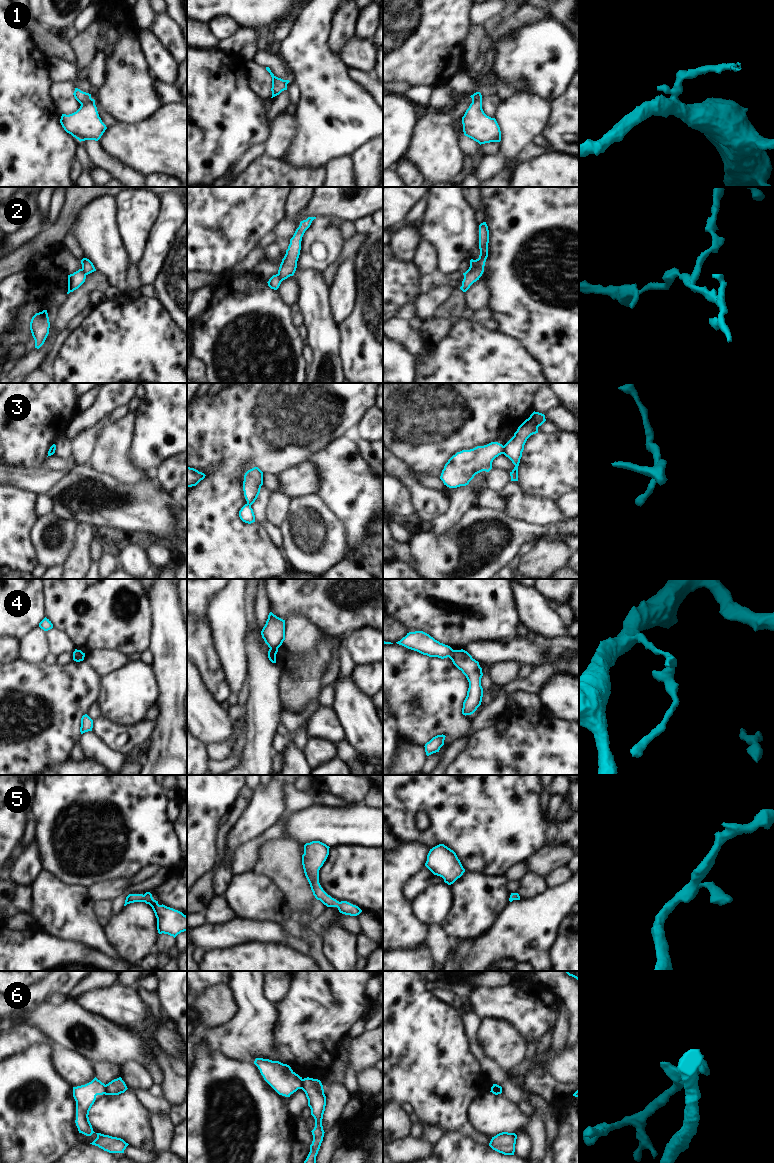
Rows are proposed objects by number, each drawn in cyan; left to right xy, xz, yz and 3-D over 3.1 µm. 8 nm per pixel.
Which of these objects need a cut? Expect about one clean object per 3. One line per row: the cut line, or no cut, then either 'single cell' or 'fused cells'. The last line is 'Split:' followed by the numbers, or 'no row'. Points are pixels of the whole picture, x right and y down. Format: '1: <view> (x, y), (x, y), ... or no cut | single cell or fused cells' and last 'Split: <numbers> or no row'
1: no cut | single cell
2: yz (483, 265), (477, 265), (464, 276) | fused cells
3: yz (503, 446), (504, 453) | fused cells
4: xz (270, 647), (277, 649) | fused cells
5: no cut | single cell
6: xz (302, 1079), (299, 1088) | fused cells
Split: 2, 3, 4, 6

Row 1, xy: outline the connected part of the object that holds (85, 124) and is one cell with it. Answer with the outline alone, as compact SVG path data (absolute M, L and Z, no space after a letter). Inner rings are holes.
M75 88L73 95L81 106L72 114L62 114L60 119L62 127L80 142L98 141L107 127L99 117L95 100L91 98L91 94L78 88Z

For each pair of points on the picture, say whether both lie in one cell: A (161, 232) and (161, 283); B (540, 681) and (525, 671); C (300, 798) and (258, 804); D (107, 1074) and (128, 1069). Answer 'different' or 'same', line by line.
A: different
B: different
C: different
D: different

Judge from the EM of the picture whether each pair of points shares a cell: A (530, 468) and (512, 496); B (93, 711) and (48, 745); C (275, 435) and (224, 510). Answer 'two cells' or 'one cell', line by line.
A: two cells
B: two cells
C: one cell

